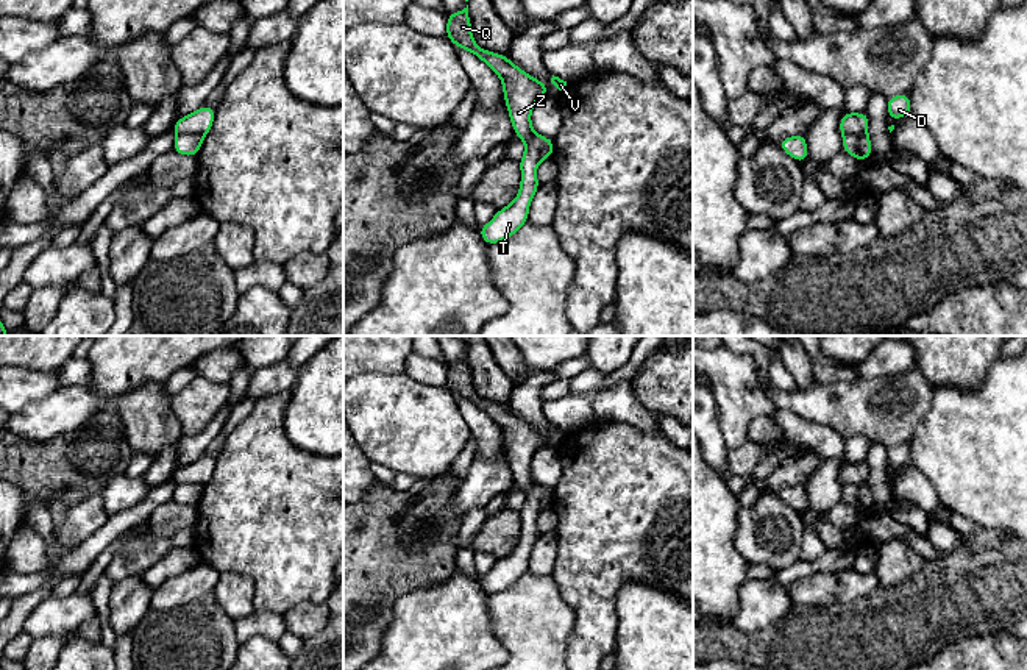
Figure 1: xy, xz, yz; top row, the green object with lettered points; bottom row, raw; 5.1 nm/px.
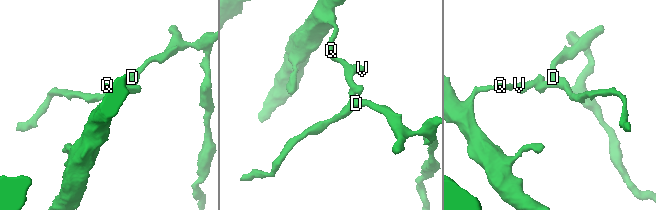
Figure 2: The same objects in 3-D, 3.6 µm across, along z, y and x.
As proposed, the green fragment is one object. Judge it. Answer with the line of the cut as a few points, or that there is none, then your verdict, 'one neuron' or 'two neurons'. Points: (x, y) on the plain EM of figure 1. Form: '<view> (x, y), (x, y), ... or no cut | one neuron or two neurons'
xy (177, 484), (188, 483), (202, 488) | two neurons

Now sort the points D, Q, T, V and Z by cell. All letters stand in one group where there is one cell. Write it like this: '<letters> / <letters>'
D T / Q V Z

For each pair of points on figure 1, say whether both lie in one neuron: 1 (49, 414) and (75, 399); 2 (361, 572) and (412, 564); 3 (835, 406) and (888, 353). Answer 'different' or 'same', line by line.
1: same
2: same
3: different

